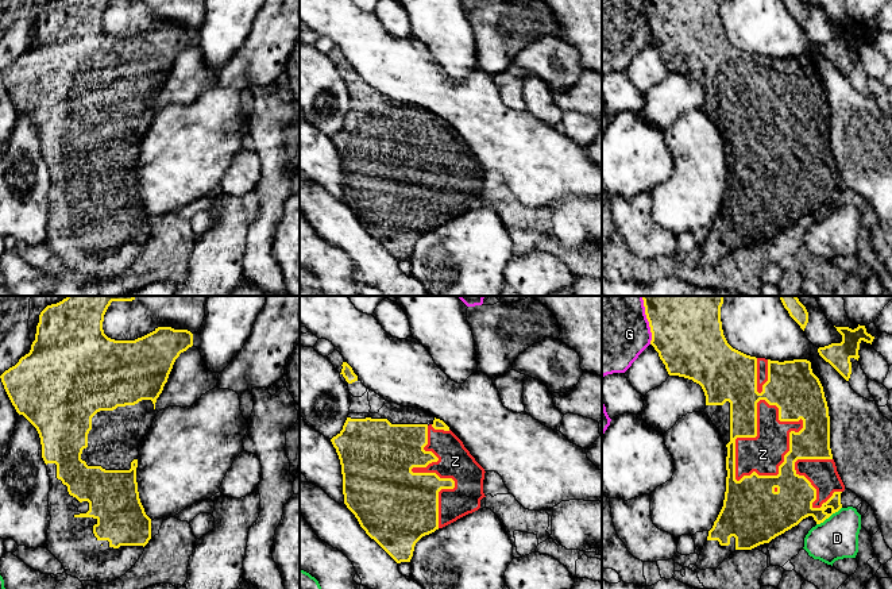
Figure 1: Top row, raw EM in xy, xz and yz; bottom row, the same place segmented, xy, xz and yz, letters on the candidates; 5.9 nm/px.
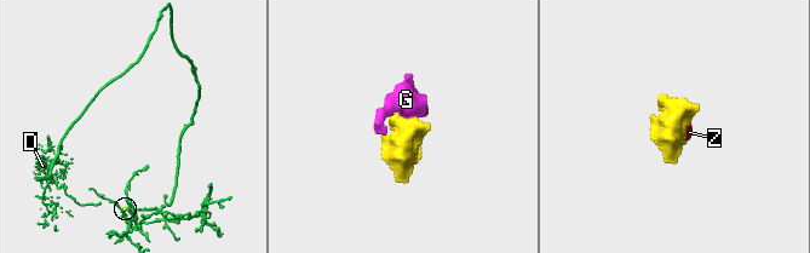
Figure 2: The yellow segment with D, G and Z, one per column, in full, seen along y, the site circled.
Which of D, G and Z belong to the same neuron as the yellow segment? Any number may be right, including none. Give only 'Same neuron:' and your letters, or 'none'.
Same neuron: Z

